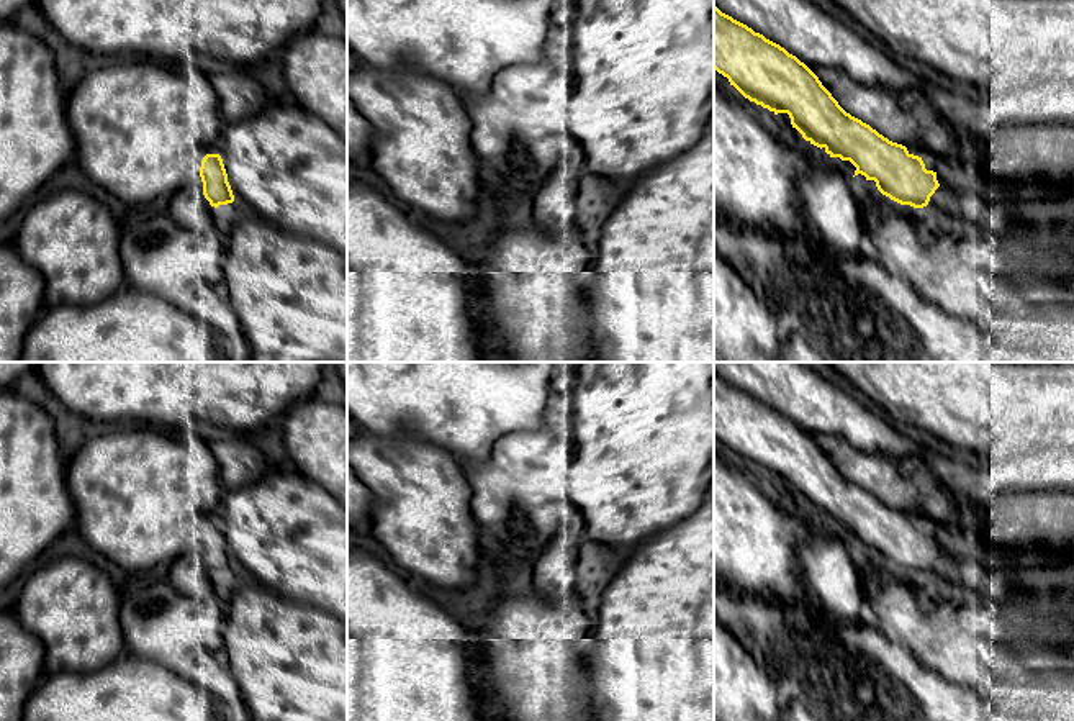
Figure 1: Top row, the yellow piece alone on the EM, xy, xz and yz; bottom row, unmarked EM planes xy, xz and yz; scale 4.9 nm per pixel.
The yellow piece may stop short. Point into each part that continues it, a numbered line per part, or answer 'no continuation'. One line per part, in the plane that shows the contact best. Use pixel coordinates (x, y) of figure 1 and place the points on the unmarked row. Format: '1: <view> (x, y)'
1: xy (189, 575)

